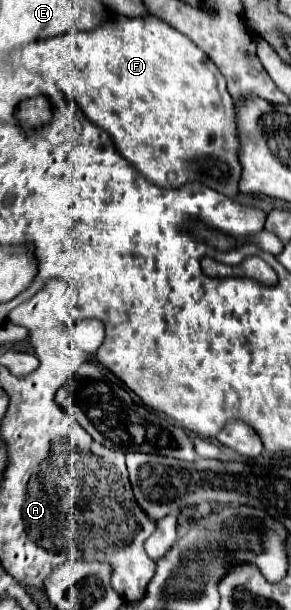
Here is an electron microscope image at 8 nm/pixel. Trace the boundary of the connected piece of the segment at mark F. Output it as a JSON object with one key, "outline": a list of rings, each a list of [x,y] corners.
{"outline":[[[114,16],[92,32],[74,30],[64,36],[36,40],[22,48],[22,66],[52,78],[82,108],[90,122],[112,136],[120,154],[156,186],[180,188],[186,180],[200,180],[228,198],[238,196],[242,176],[240,140],[236,132],[236,104],[226,90],[226,80],[188,36],[164,20],[156,16]]]}

